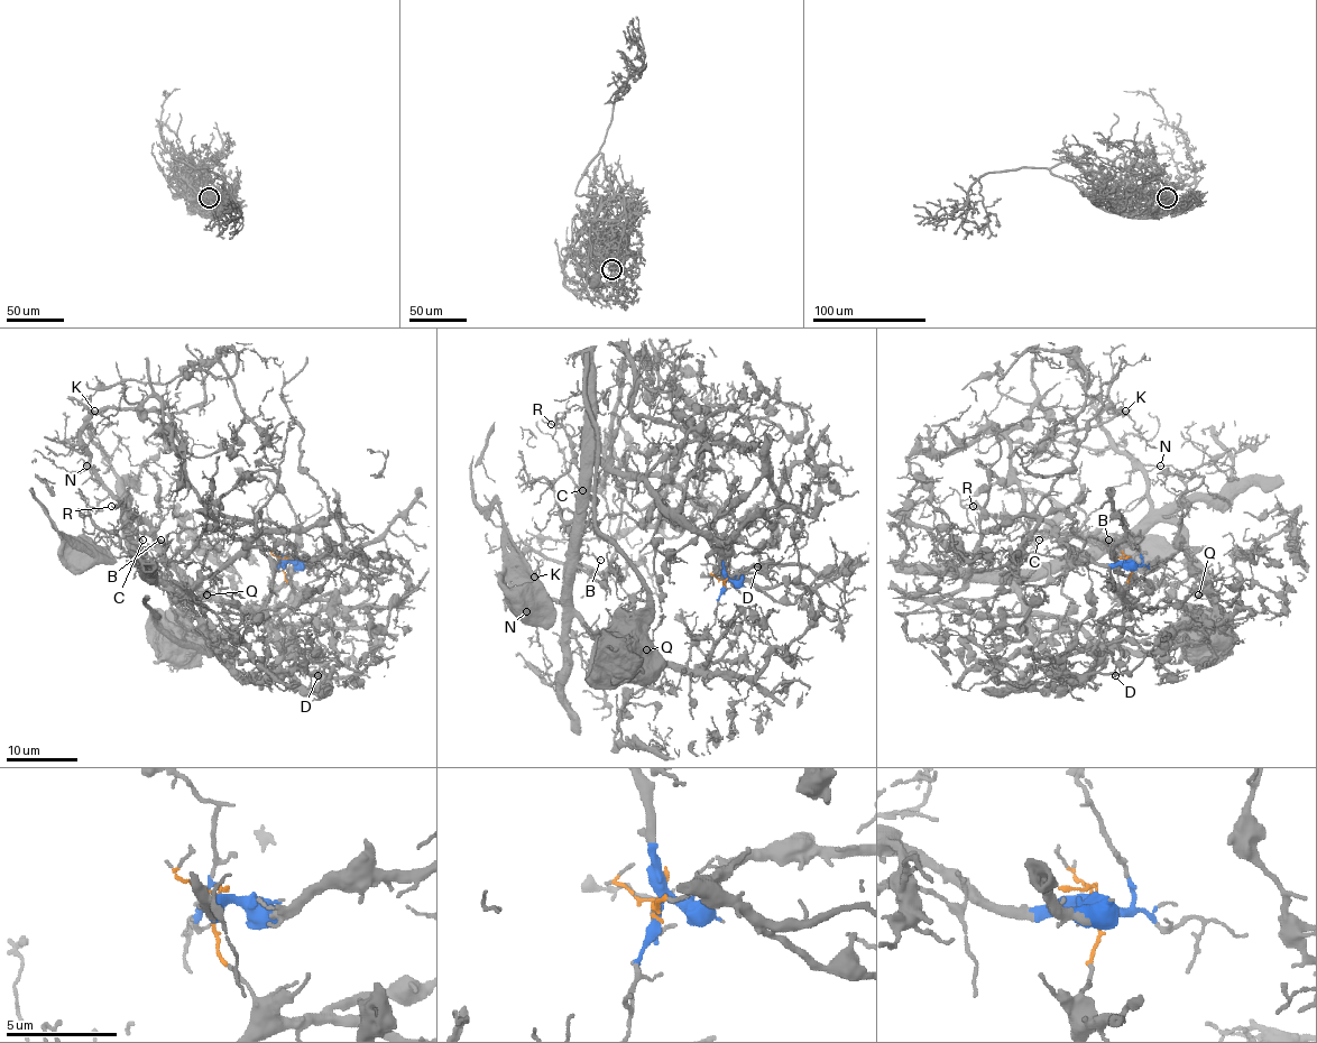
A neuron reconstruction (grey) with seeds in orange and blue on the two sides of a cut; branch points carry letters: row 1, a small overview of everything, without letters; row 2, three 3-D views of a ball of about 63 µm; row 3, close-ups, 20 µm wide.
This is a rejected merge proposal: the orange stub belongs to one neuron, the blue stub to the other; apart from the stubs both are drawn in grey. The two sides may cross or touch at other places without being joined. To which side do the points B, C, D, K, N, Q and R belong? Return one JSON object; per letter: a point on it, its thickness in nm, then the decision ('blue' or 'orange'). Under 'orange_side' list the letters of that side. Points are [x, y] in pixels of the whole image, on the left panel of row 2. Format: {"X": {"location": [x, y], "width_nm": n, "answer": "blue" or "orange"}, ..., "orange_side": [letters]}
{"B": {"location": [160, 540], "width_nm": 170, "answer": "orange"}, "C": {"location": [143, 540], "width_nm": 80, "answer": "orange"}, "D": {"location": [318, 675], "width_nm": 160, "answer": "orange"}, "K": {"location": [94, 411], "width_nm": 160, "answer": "orange"}, "N": {"location": [86, 465], "width_nm": 100, "answer": "orange"}, "Q": {"location": [206, 594], "width_nm": 180, "answer": "orange"}, "R": {"location": [111, 506], "width_nm": 120, "answer": "orange"}, "orange_side": ["B", "C", "D", "K", "N", "Q", "R"]}

